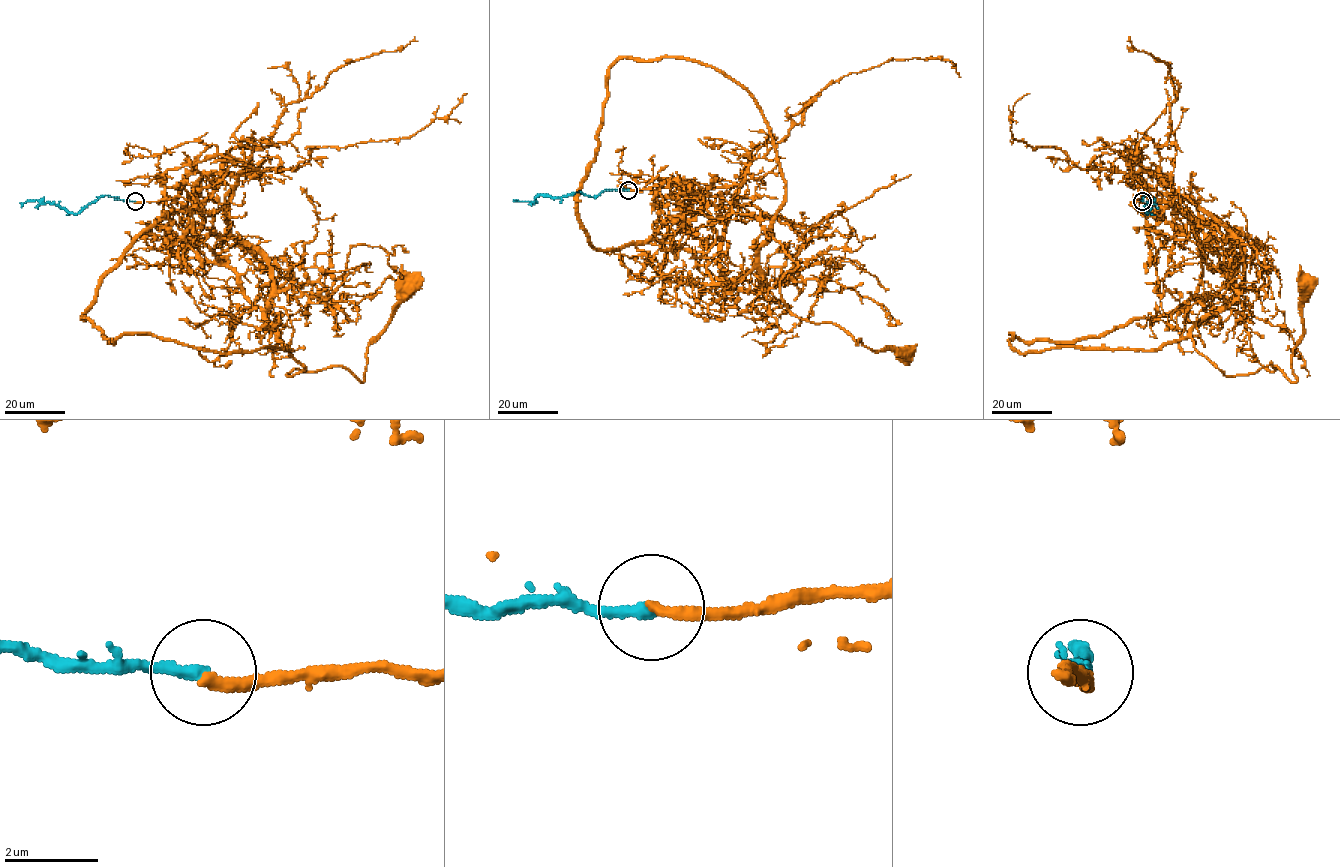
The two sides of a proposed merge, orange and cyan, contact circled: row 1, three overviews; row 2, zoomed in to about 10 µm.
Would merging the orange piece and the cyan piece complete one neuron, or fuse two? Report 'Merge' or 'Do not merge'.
Merge

